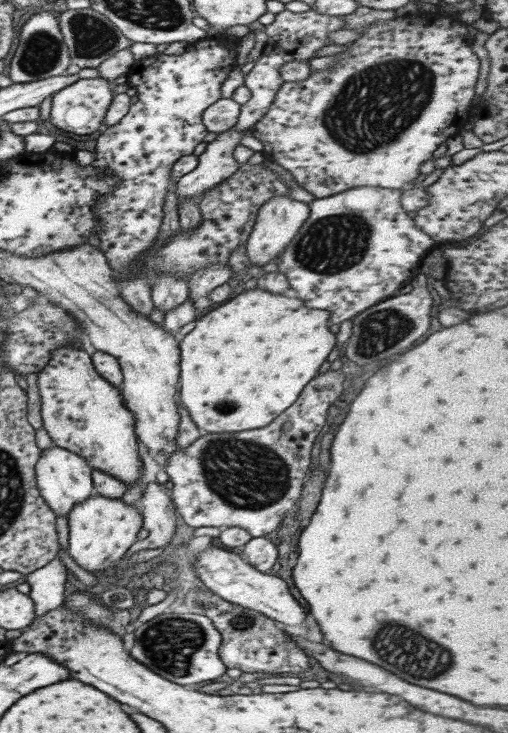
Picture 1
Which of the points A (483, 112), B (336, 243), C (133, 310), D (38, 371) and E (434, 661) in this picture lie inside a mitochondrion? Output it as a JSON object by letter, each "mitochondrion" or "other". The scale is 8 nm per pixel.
{"A":"other","B":"mitochondrion","C":"other","D":"other","E":"mitochondrion"}

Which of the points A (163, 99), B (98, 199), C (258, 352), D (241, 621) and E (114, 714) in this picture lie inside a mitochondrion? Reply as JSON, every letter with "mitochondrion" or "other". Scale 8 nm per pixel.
{"A":"other","B":"other","C":"other","D":"mitochondrion","E":"other"}

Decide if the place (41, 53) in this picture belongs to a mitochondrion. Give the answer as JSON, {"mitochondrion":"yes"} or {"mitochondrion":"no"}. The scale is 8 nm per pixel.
{"mitochondrion":"yes"}

